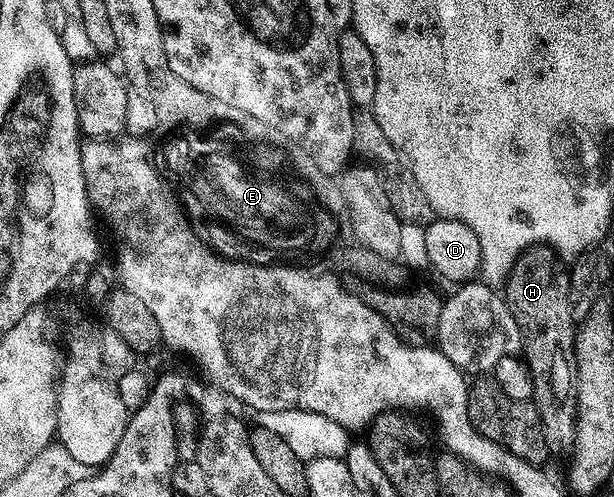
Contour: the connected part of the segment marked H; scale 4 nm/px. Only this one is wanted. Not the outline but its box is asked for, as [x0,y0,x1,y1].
[502,247,577,454]

